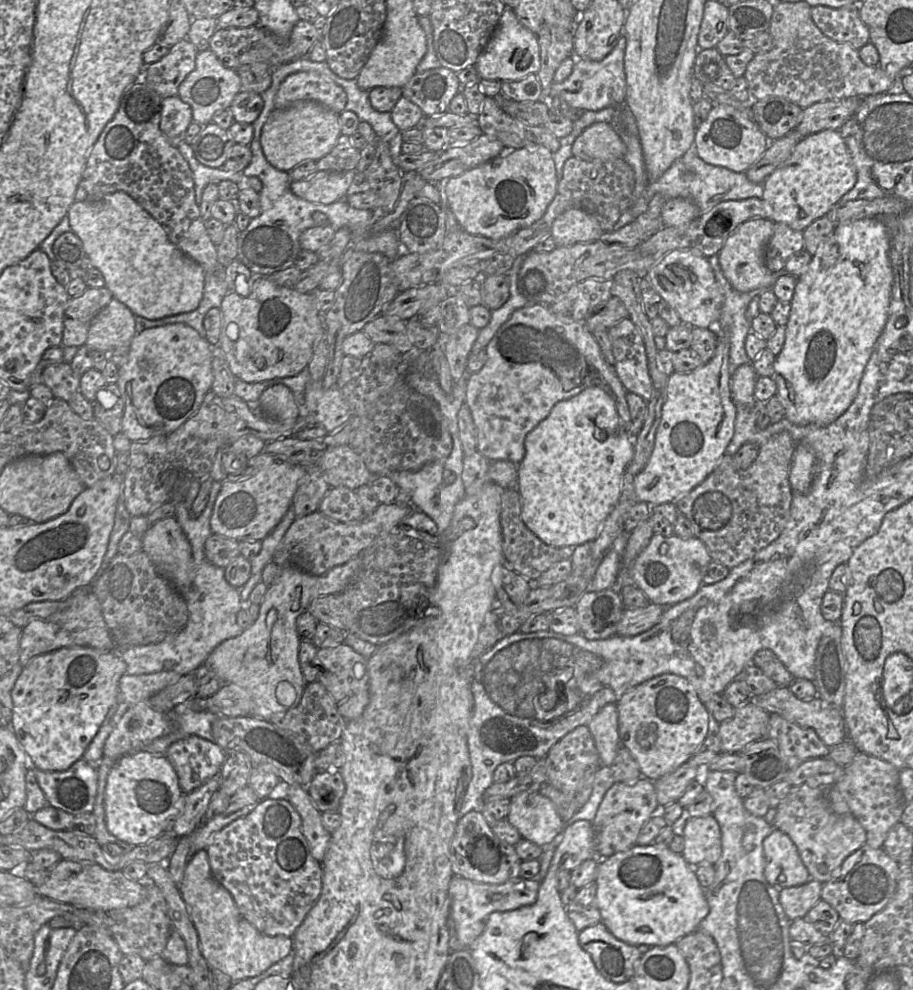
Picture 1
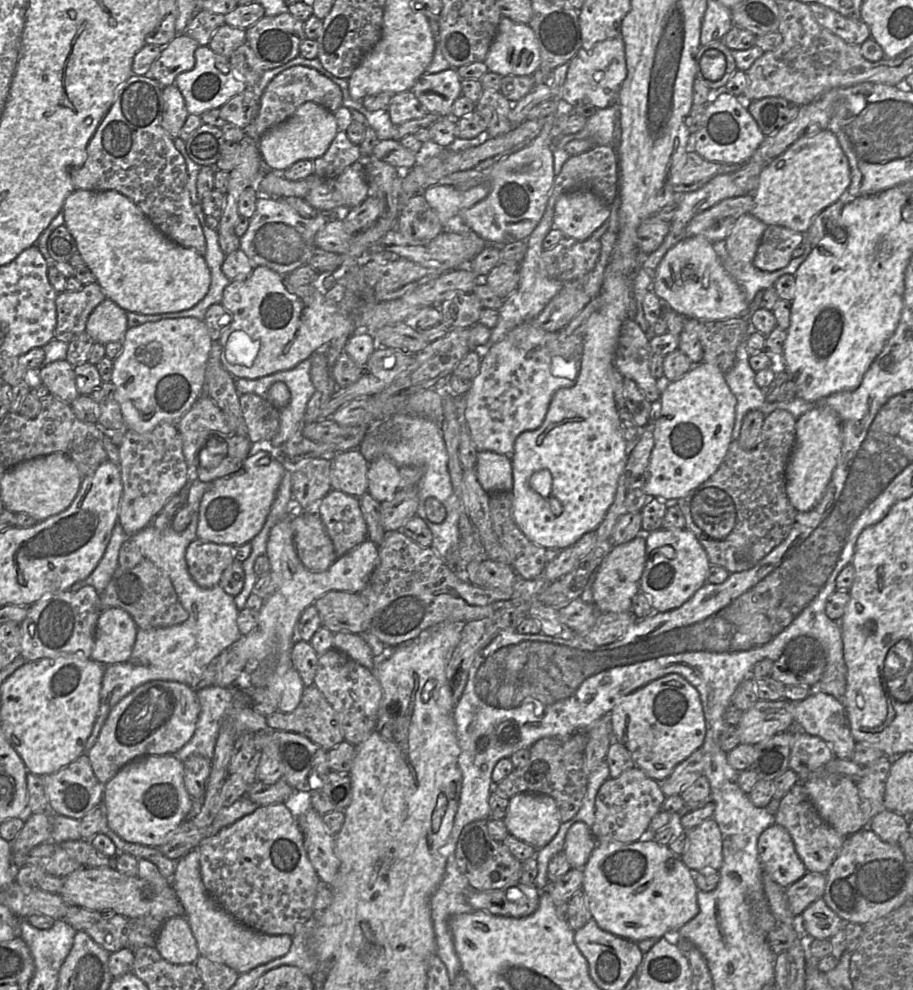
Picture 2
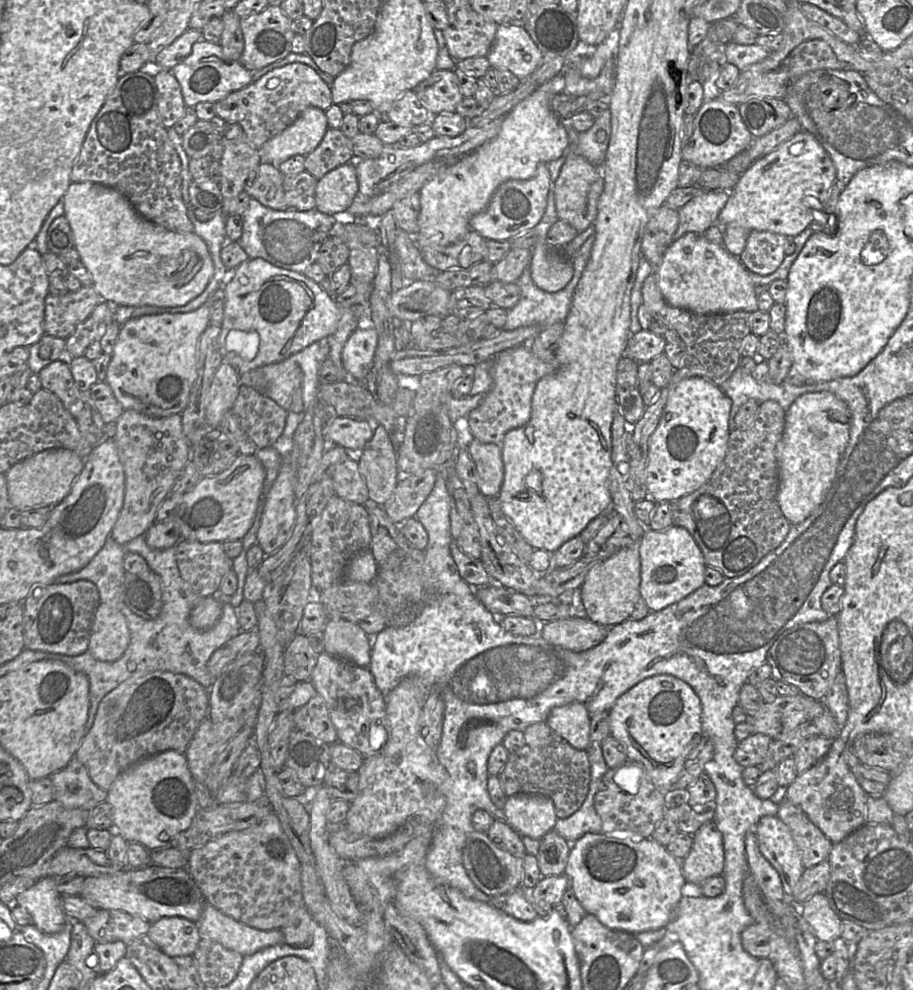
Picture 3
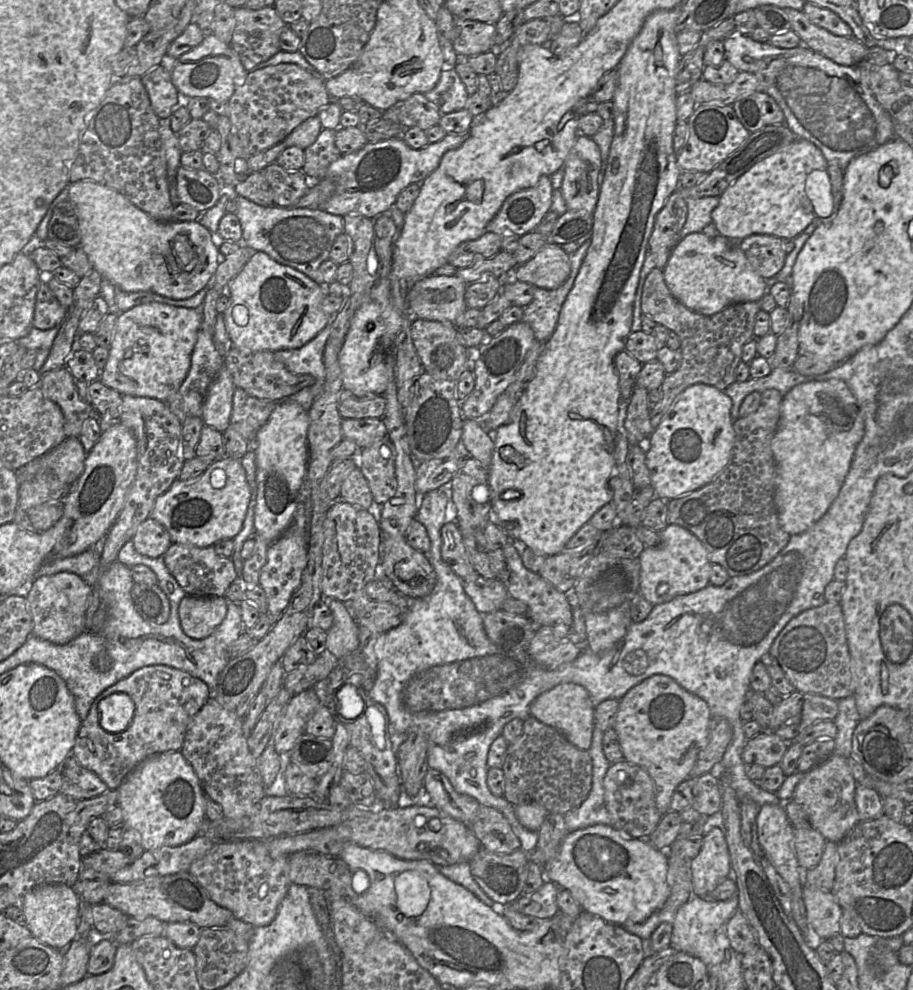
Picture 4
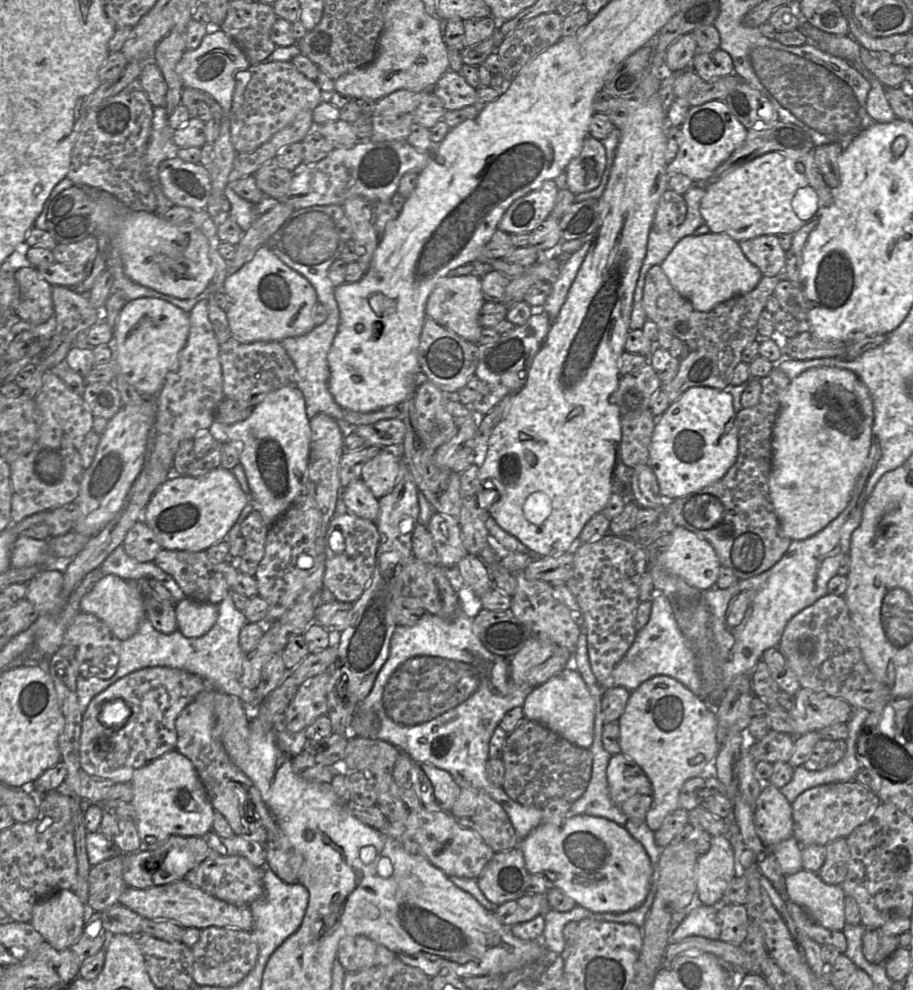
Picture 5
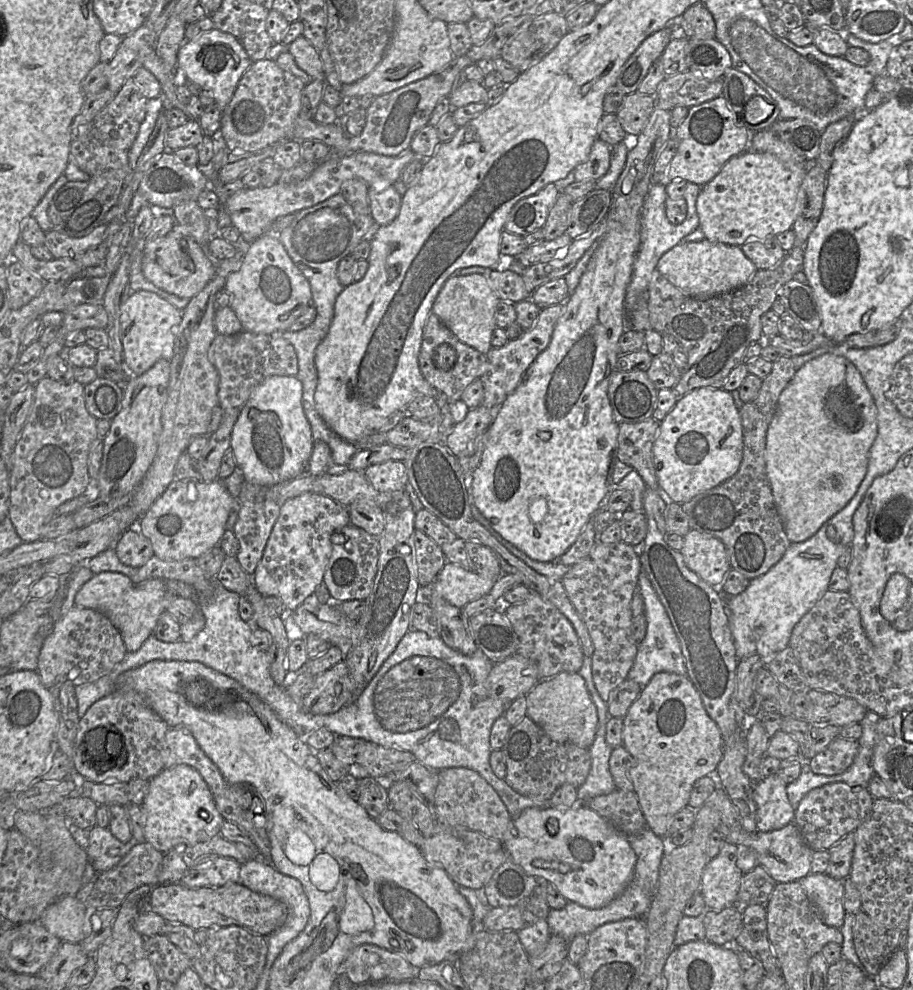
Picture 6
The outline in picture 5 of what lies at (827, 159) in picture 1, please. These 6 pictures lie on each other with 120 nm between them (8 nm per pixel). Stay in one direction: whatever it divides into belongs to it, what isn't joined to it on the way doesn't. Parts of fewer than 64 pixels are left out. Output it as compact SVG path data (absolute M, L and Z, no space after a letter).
M786 150L768 152L726 173L716 183L707 185L705 195L701 200L700 213L704 219L704 224L709 227L710 232L727 234L737 242L760 235L793 234L807 221L799 218L793 208L792 199L798 189L807 186L810 186L817 194L818 209L831 204L833 200L832 189L825 183L814 162L814 151L797 152Z

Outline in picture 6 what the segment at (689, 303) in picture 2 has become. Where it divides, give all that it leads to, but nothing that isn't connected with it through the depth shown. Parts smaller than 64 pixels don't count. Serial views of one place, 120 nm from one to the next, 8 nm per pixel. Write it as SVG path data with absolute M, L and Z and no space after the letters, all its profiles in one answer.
M706 239L676 245L662 255L656 269L682 292L698 299L708 299L738 289L747 284L757 271L741 246Z

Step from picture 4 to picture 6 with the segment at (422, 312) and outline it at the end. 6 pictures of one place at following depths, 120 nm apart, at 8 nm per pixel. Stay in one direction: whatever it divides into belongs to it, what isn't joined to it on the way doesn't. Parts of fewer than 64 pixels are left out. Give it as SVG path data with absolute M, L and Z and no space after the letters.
M482 274L451 276L439 291L432 312L463 343L486 355L492 348L495 310L500 299L487 277Z

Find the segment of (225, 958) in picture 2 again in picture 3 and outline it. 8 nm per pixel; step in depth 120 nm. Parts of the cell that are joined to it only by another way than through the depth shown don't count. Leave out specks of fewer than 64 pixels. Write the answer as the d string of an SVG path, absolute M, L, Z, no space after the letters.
M209 902L204 904L201 917L194 923L201 939L214 940L243 956L252 955L284 941L280 929L263 931L253 928L227 916Z

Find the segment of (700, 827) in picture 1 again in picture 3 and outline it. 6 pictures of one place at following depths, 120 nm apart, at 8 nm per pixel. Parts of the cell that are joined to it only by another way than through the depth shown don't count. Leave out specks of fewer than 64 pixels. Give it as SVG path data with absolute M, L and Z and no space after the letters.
M714 821L704 824L693 834L691 850L681 863L686 881L695 885L723 874L723 836Z

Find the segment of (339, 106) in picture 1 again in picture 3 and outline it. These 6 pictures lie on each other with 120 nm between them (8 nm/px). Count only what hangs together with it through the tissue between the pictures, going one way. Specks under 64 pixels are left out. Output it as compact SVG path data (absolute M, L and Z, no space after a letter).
M293 62L273 69L245 88L236 91L239 106L238 124L256 149L291 124L308 107L326 111L332 105L330 87L310 66Z

